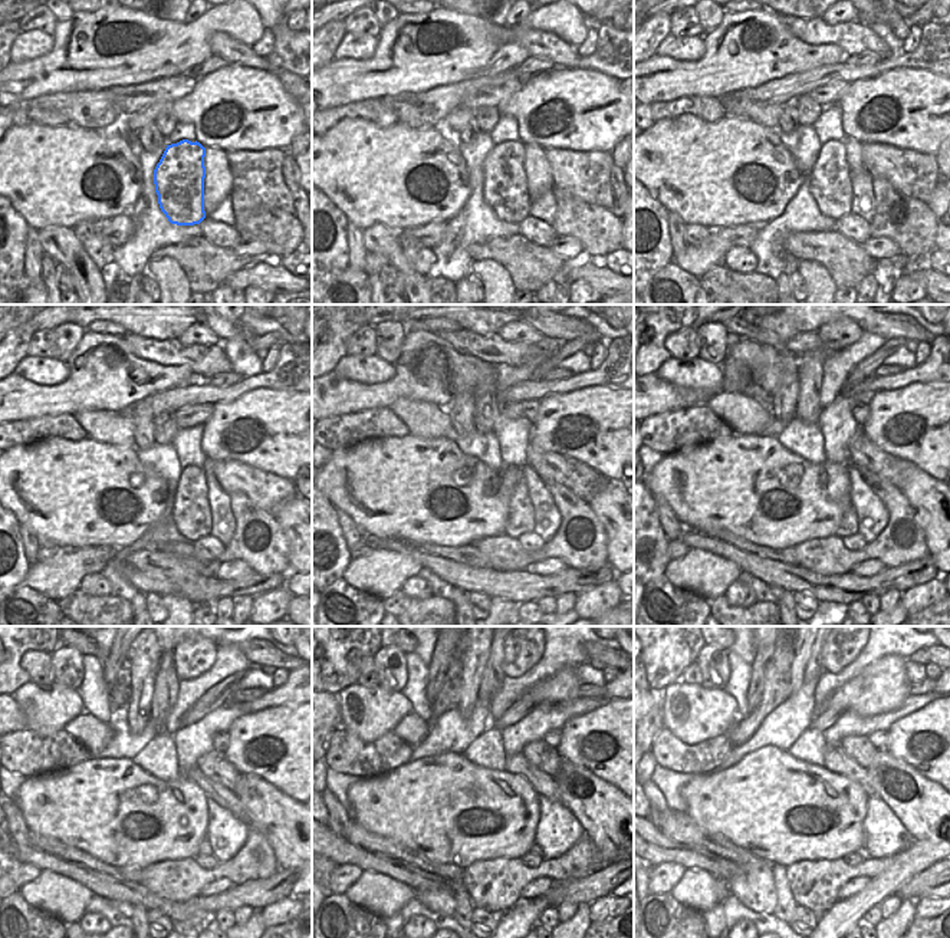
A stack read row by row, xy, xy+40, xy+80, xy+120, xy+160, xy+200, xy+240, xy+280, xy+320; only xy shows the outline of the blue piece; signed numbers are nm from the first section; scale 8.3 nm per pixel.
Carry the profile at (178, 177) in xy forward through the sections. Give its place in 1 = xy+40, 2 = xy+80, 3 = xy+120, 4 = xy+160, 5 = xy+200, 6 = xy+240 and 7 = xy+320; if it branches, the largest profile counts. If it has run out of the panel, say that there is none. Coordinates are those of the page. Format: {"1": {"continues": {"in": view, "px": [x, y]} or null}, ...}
{"1": {"continues": {"in": "xy+40", "px": [505, 184]}}, "2": {"continues": {"in": "xy+80", "px": [829, 186]}}, "3": {"continues": {"in": "xy+120", "px": [191, 514]}}, "4": {"continues": {"in": "xy+160", "px": [520, 522]}}, "5": {"continues": {"in": "xy+200", "px": [848, 526]}}, "6": {"continues": {"in": "xy+240", "px": [206, 849]}}, "7": {"continues": {"in": "xy+320", "px": [863, 851]}}}

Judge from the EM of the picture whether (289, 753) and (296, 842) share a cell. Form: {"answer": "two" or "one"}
{"answer": "two"}

